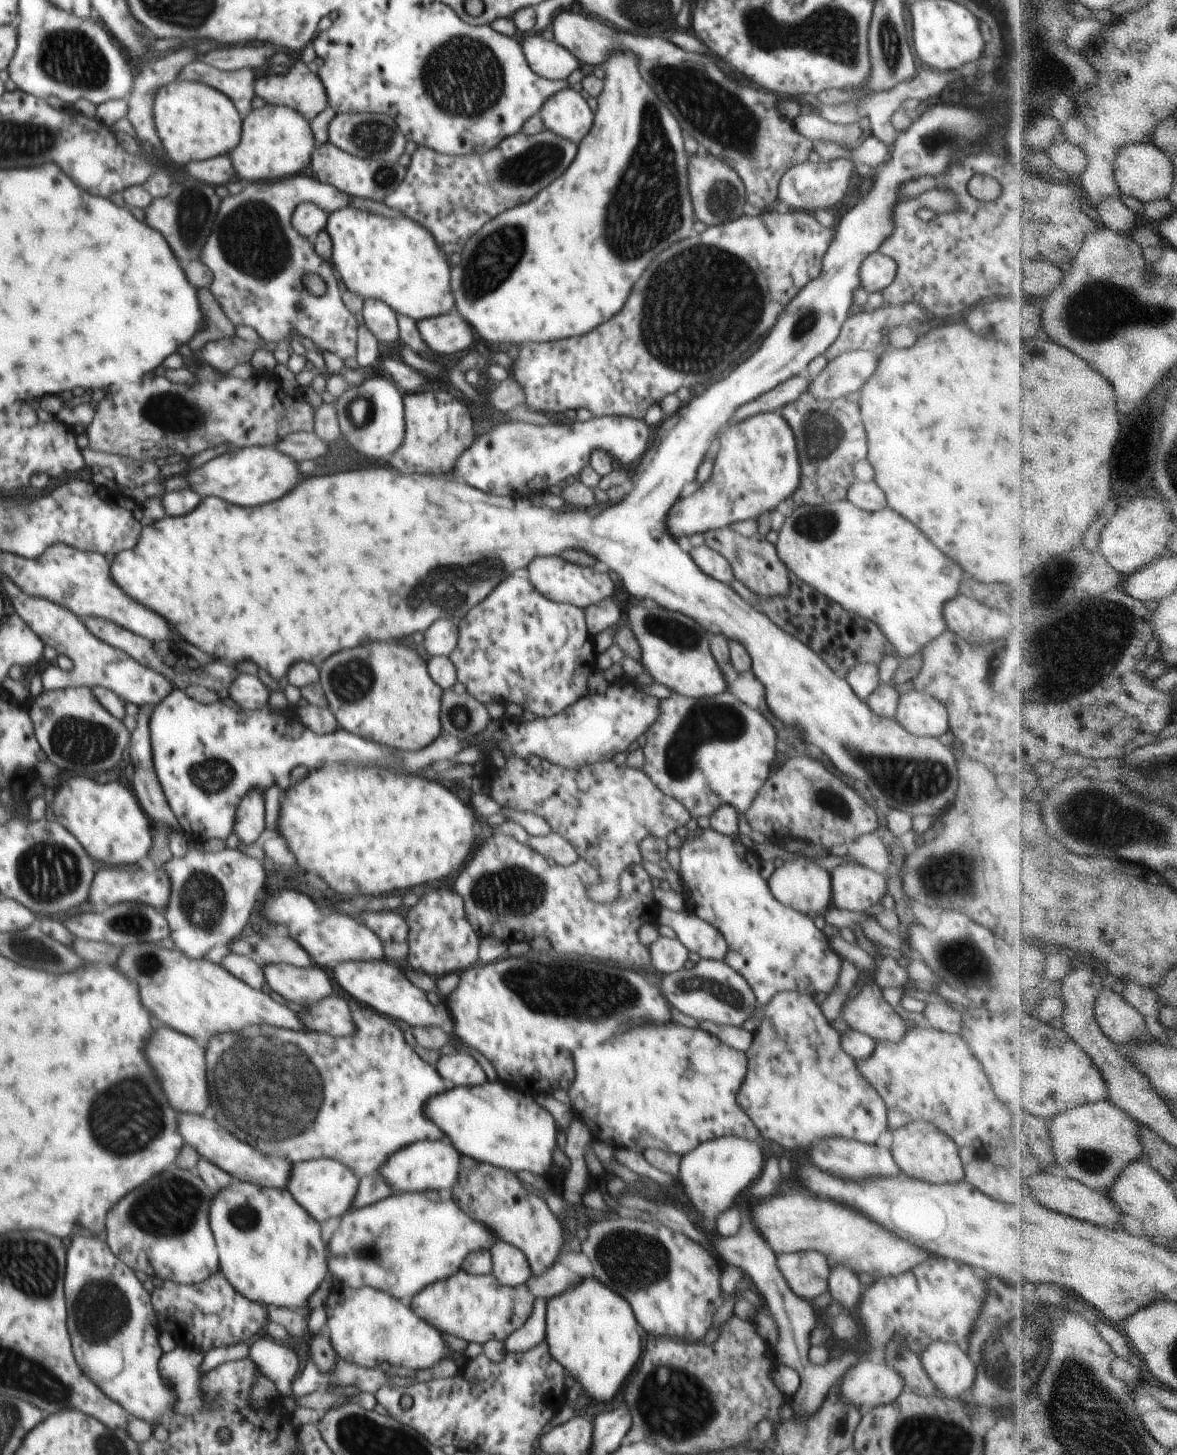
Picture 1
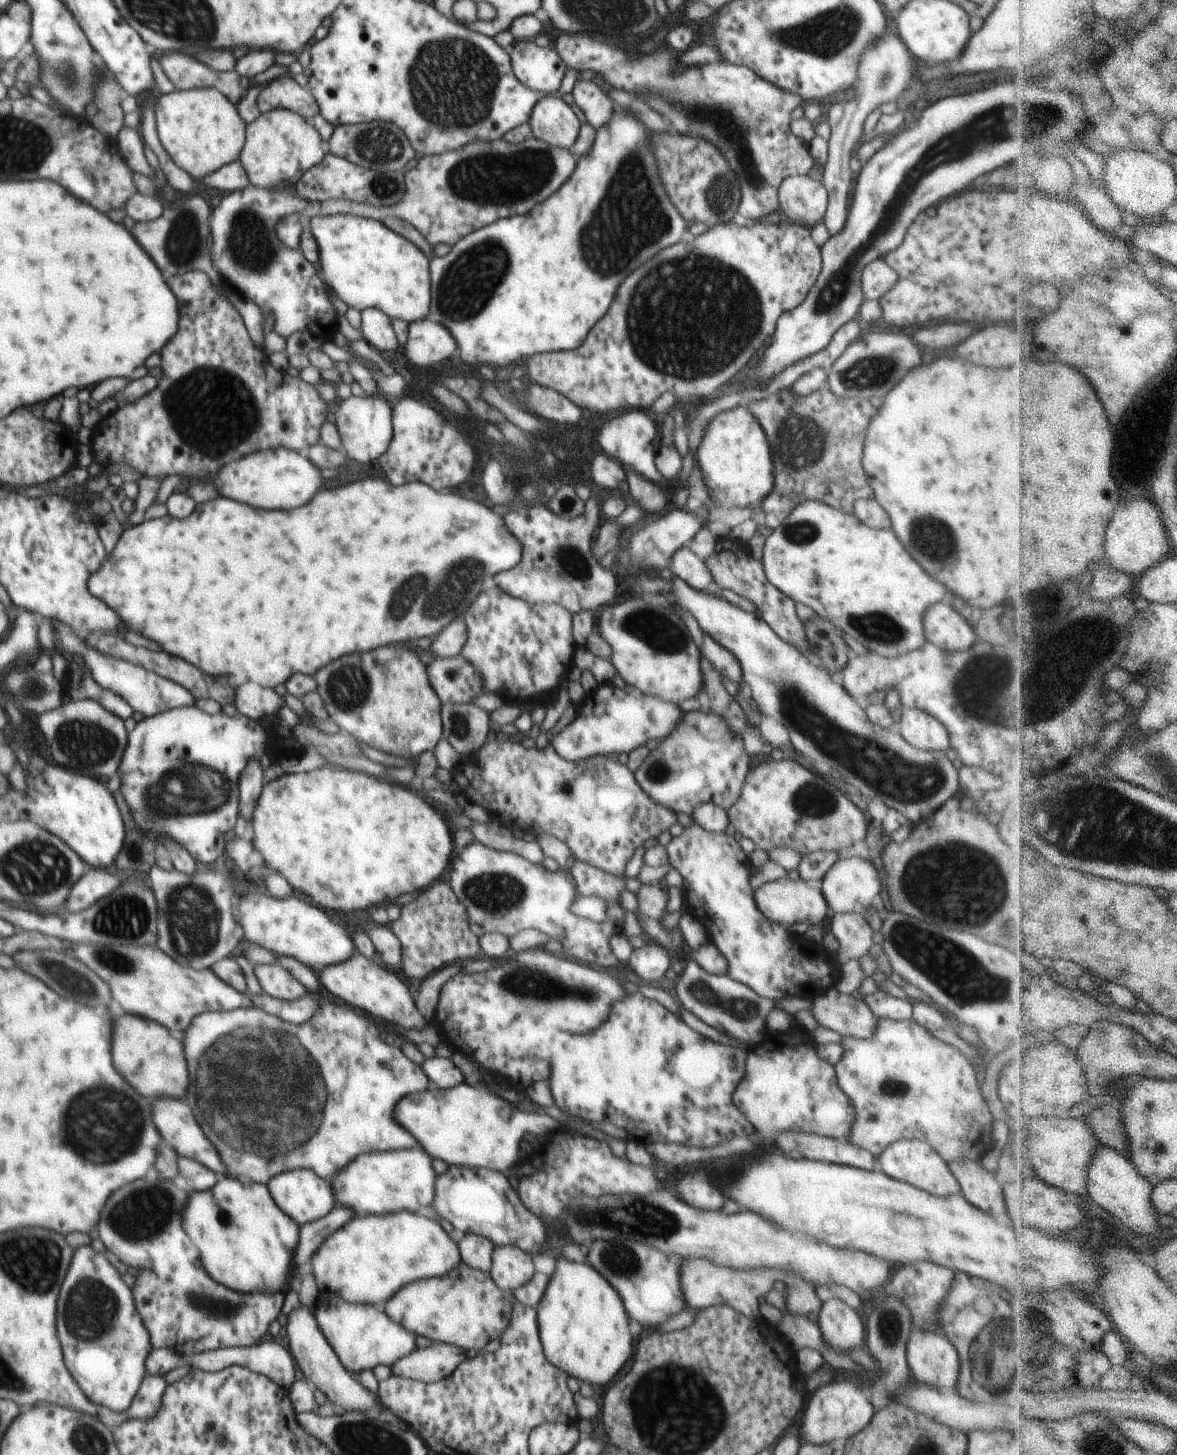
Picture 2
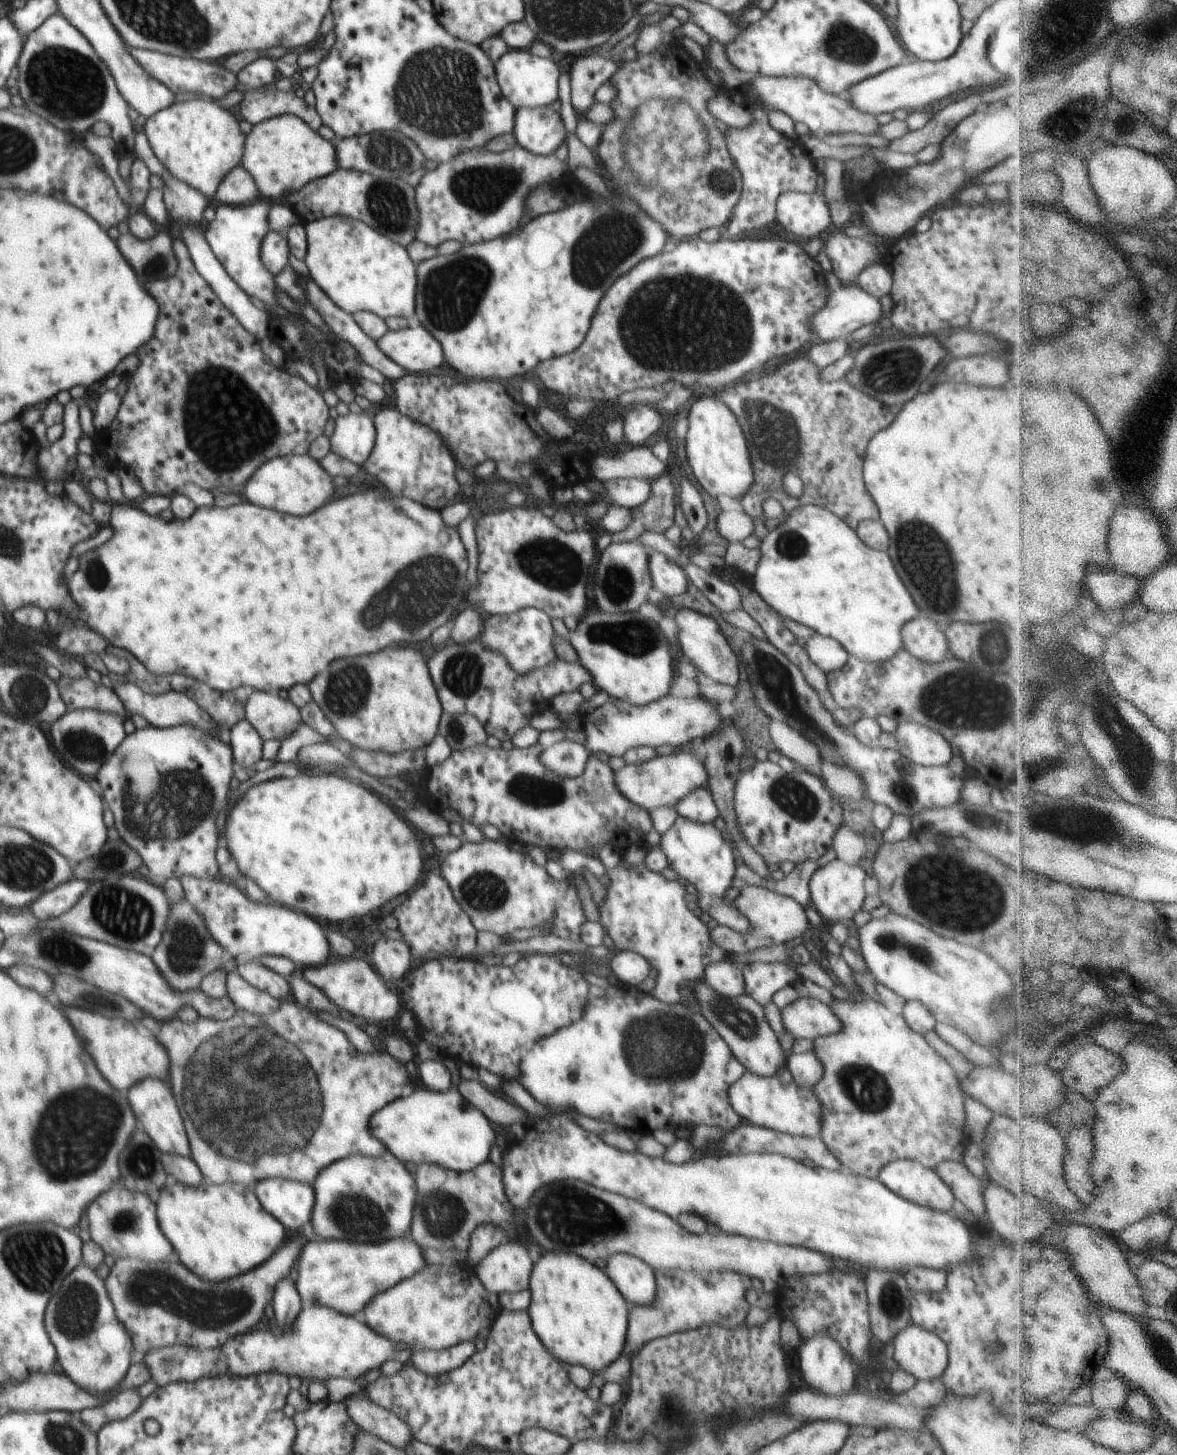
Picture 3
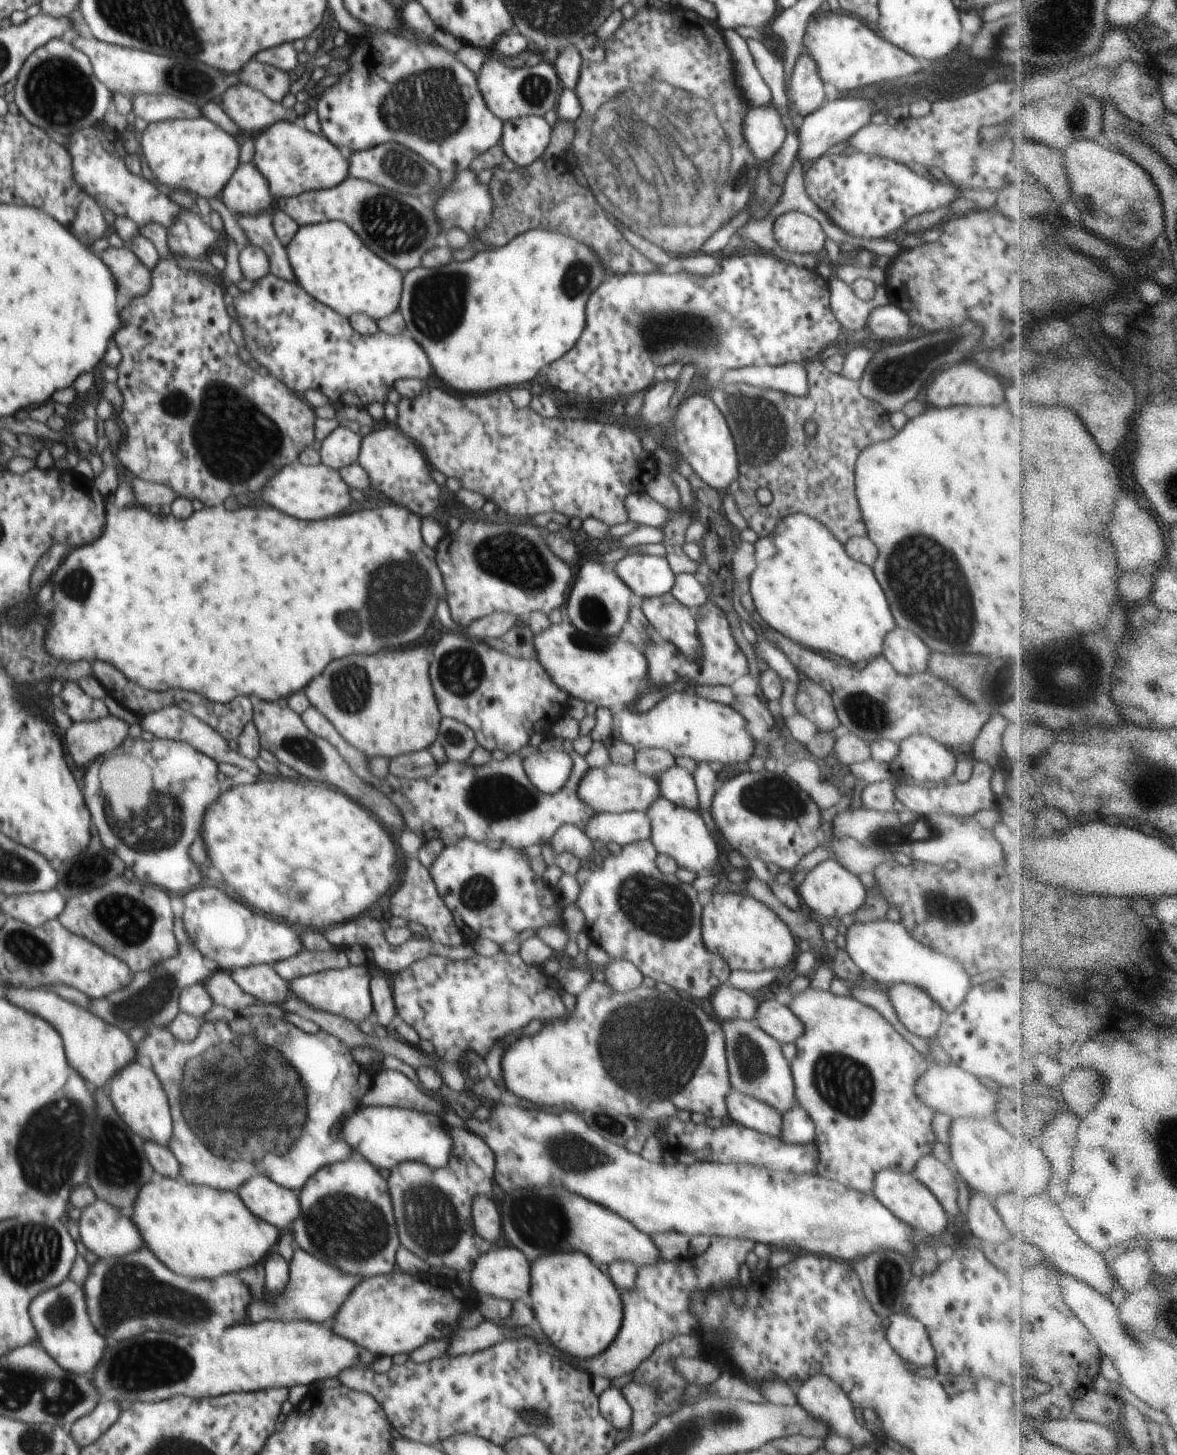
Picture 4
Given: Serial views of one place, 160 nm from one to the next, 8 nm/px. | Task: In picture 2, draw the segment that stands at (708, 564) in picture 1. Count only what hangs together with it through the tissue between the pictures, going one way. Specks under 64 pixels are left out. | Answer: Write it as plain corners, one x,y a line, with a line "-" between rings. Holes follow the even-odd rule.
682,546
672,555
670,570
674,577
688,582
694,590
706,595
721,595
722,588
715,584
705,560
697,556
690,546

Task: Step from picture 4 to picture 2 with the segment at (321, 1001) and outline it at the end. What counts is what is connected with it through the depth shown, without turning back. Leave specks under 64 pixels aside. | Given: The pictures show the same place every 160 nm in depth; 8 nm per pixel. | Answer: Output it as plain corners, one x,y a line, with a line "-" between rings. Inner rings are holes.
352,955
342,962
327,966
320,972
320,984
336,998
359,1012
367,1014
370,1018
382,1018
390,1024
402,1026
406,1030
422,1028
425,1024
432,1026
416,1009
412,994
408,986
386,967
378,966
373,960
364,955

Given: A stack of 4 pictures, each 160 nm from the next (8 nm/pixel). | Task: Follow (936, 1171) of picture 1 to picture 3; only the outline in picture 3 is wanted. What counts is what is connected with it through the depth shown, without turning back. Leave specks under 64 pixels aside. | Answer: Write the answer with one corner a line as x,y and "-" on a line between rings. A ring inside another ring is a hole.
910,1159
886,1163
879,1181
902,1198
943,1213
952,1212
955,1196
935,1170

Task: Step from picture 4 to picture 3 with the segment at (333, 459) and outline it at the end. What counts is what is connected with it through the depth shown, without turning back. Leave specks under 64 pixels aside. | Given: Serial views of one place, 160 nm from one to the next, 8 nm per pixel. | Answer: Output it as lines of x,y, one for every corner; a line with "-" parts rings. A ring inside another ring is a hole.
366,412
340,416
330,439
330,450
357,465
364,465
375,443
376,429

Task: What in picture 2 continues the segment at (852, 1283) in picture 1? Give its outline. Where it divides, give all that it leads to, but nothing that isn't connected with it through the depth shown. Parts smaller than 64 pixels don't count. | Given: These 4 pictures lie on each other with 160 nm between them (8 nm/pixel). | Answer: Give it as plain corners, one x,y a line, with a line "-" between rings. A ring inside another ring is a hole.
838,1298
822,1304
818,1328
824,1344
834,1352
846,1354
864,1344
864,1326
860,1316
848,1304

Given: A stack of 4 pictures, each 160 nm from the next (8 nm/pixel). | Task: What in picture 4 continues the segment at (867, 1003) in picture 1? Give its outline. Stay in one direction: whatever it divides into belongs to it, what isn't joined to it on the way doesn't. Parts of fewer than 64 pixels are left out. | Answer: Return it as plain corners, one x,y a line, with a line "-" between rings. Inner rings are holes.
776,1000
761,1002
755,1020
758,1028
772,1036
781,1046
787,1042
795,1043
804,1032
804,1024
800,1022
798,1014

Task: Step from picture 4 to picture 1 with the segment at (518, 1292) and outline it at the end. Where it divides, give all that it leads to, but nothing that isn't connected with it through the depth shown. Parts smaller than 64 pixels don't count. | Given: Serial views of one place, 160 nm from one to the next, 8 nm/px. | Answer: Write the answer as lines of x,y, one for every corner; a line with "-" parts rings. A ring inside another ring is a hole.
496,1241
489,1250
493,1262
493,1275
506,1287
524,1285
533,1275
526,1255
505,1241

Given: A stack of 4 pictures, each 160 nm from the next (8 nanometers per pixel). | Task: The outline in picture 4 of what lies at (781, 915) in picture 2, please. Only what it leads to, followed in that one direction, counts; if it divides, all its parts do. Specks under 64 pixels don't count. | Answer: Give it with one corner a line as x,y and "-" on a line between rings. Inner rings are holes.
720,892
703,907
702,942
708,952
726,958
730,971
780,970
786,968
794,956
797,940
786,922
772,909
751,895
742,892

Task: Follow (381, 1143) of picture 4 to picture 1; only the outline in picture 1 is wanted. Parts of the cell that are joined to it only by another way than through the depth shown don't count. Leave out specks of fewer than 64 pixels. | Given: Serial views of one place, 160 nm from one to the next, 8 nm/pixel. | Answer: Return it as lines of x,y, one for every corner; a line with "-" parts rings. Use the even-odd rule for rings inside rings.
500,1080
486,1081
480,1086
450,1087
430,1098
424,1110
425,1119
444,1132
466,1160
488,1163
515,1175
530,1171
544,1176
551,1169
548,1166
554,1166
552,1150
558,1147
558,1123
529,1095
504,1086

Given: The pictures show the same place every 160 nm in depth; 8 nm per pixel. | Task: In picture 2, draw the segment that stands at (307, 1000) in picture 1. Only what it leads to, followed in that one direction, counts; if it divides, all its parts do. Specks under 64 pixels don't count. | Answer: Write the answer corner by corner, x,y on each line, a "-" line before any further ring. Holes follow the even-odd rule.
254,965
254,974
262,990
280,1000
294,1000
307,992
304,985
282,965

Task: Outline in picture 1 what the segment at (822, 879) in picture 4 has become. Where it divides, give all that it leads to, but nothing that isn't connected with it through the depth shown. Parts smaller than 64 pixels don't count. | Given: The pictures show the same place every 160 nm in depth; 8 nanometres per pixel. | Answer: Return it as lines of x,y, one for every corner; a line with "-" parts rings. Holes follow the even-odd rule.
839,860
829,875
832,905
840,910
866,911
887,893
887,877
856,861

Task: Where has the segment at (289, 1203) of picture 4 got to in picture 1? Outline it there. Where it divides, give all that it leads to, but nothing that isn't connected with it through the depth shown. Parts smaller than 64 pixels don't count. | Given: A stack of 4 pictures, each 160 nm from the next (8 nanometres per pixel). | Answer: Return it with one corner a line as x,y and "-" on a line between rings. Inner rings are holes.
316,1159
310,1162
294,1164
290,1169
290,1178
287,1178
285,1189
292,1194
292,1198
308,1214
315,1218
321,1225
330,1218
344,1216
353,1208
353,1200
357,1193
360,1179
334,1159

